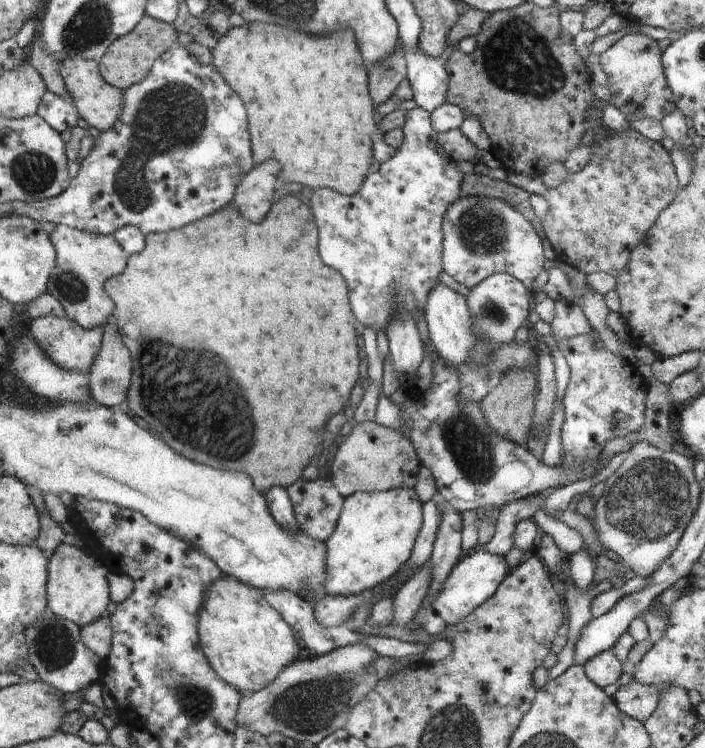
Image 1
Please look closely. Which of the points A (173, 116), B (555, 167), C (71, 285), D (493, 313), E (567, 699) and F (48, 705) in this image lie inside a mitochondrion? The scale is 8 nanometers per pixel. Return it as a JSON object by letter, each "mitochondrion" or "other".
{"A":"mitochondrion","B":"other","C":"mitochondrion","D":"mitochondrion","E":"other","F":"other"}

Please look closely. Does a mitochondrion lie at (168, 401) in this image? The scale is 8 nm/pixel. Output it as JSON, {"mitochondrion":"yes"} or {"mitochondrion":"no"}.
{"mitochondrion":"yes"}

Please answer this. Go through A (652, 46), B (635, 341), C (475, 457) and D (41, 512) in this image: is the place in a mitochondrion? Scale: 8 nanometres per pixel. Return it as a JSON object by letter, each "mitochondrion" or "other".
{"A":"other","B":"other","C":"mitochondrion","D":"other"}

